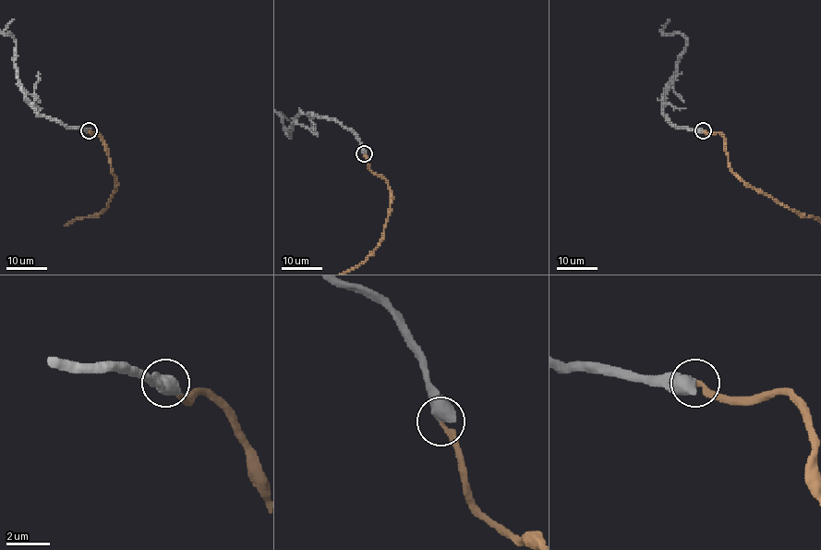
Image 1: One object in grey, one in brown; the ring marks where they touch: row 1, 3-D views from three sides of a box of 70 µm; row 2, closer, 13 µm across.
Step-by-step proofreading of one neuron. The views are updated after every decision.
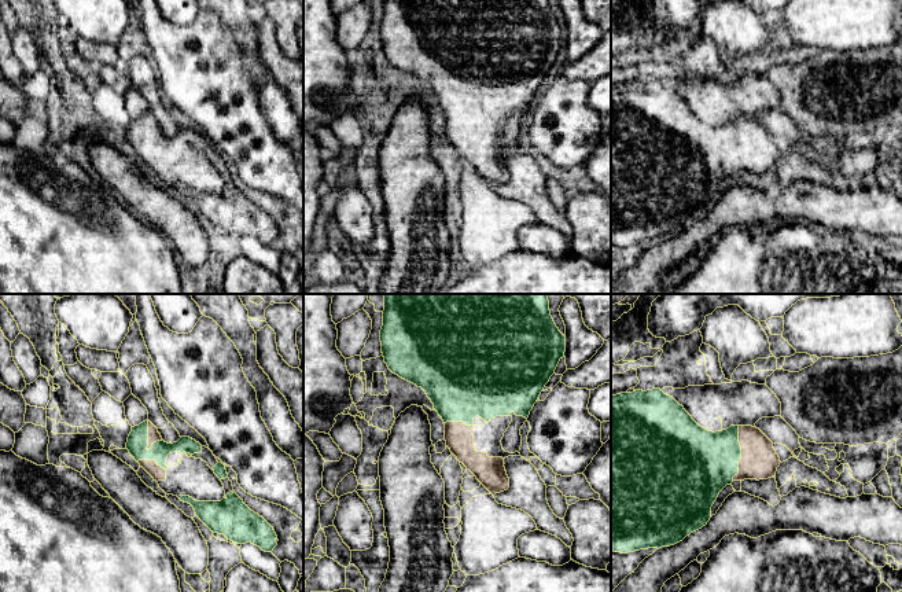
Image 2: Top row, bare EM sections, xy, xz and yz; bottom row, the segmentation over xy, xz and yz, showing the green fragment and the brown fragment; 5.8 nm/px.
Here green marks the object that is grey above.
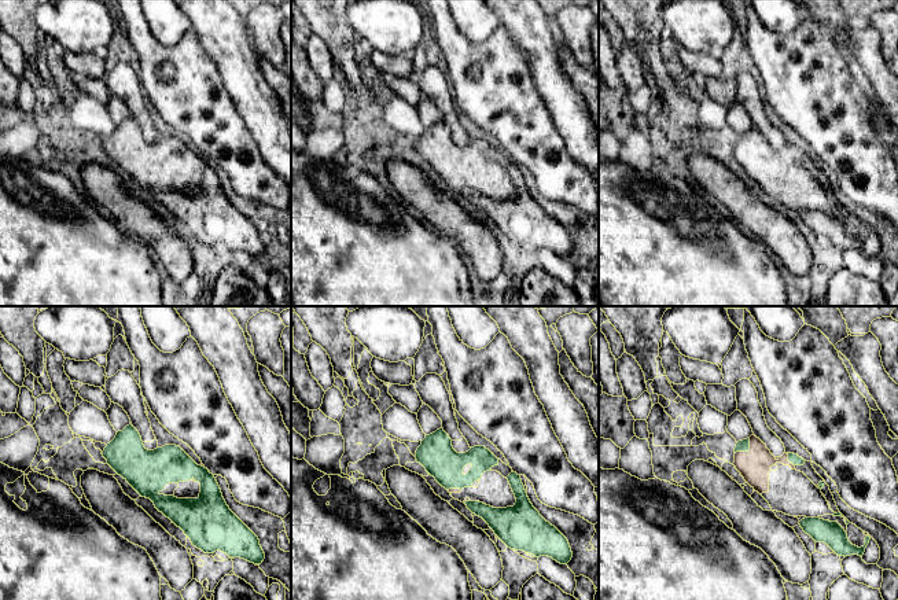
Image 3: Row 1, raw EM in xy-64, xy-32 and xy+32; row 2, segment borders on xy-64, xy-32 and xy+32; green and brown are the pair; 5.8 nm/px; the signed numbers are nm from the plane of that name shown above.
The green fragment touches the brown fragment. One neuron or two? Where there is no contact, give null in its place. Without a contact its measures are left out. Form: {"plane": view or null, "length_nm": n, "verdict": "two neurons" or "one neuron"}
{"plane": "yz", "length_nm": 320, "verdict": "one neuron"}

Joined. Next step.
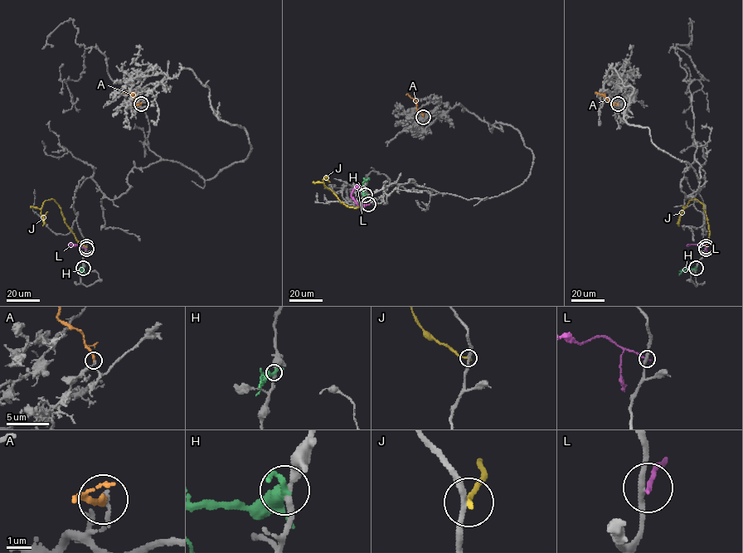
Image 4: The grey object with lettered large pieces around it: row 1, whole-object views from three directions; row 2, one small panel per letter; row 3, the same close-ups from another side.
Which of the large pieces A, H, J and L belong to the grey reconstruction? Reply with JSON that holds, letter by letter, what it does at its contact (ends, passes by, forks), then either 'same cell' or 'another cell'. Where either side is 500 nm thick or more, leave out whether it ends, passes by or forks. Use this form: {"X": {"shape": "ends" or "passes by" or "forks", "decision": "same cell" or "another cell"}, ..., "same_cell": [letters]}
{"A": {"shape": "ends", "decision": "another cell"}, "H": {"shape": "passes by", "decision": "another cell"}, "J": {"shape": "ends", "decision": "another cell"}, "L": {"shape": "ends", "decision": "another cell"}, "same_cell": []}

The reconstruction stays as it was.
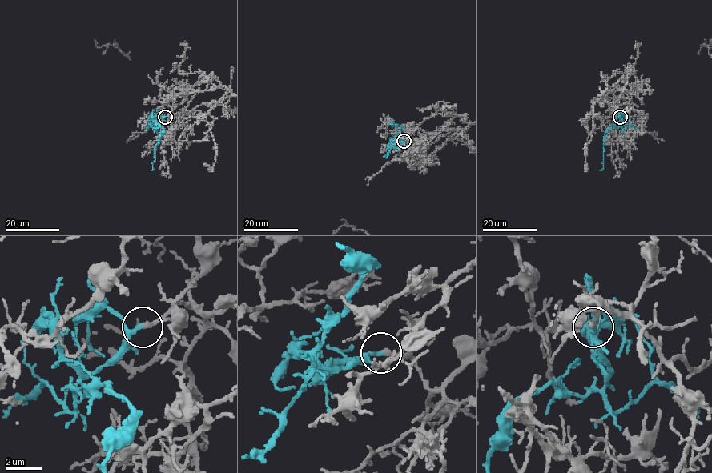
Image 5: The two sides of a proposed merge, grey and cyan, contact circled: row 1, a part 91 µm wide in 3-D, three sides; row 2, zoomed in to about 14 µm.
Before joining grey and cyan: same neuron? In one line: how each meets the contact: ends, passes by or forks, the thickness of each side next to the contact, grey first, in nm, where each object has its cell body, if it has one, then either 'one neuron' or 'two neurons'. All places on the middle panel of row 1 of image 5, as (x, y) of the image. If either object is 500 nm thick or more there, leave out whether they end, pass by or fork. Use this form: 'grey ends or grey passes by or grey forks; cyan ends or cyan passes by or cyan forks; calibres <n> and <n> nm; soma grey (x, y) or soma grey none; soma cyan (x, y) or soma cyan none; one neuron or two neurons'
grey ends; cyan passes by; calibres 280 and 180 nm; soma grey none; soma cyan none; one neuron

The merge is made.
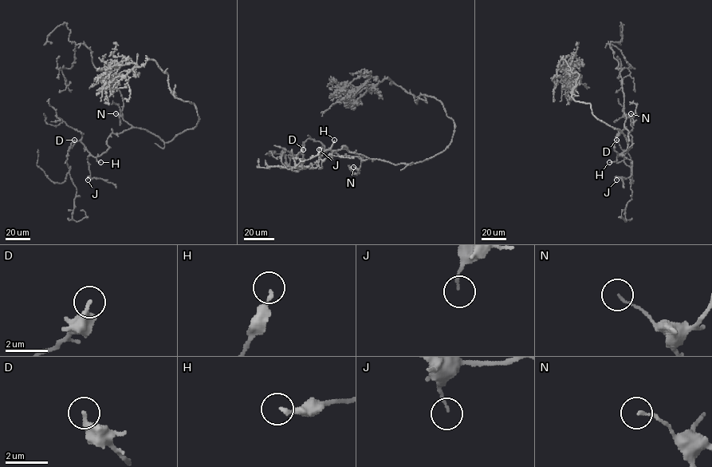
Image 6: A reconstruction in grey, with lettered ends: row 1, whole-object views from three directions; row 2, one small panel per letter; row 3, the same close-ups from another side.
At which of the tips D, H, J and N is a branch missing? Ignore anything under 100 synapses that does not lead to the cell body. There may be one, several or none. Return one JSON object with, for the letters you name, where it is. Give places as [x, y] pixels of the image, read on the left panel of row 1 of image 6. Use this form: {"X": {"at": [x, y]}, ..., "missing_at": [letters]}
{"missing_at": []}

